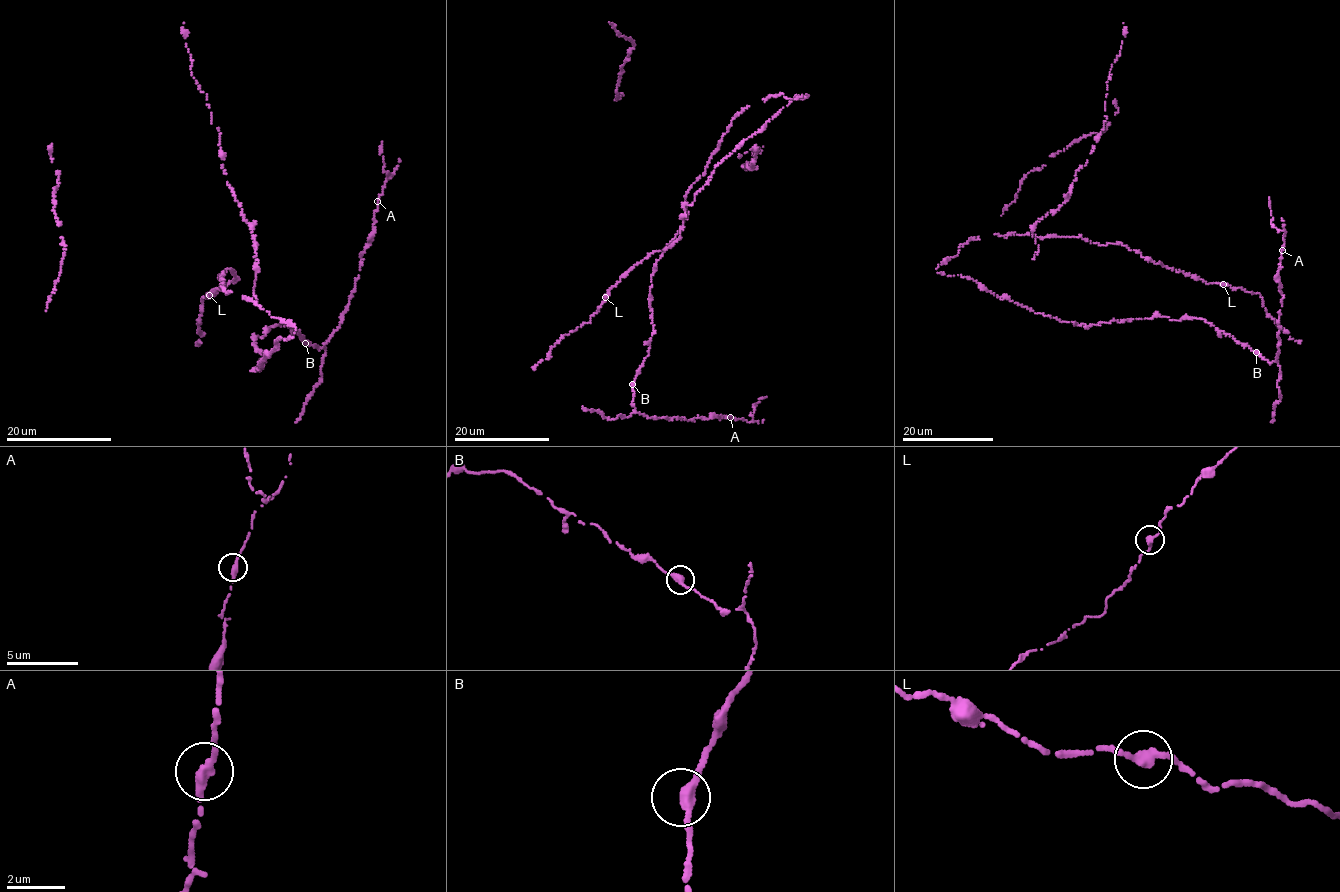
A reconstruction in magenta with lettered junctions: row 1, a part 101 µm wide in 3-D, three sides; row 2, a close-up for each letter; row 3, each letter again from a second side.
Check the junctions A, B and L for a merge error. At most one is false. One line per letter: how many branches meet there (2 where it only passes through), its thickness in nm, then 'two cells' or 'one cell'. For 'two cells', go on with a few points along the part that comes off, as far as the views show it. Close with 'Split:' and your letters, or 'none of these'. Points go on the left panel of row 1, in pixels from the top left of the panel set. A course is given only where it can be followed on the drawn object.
A: 2 | 320 nm | one cell
B: 2 | 320 nm | one cell
L: 2 | 320 nm | one cell
Split: none of these

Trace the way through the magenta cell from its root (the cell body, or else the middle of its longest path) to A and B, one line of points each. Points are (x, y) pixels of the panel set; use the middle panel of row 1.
A: (774, 116), (684, 206), (680, 238), (651, 277), (654, 332), (633, 385), (634, 410), (650, 418), (730, 417)
B: (774, 116), (715, 167), (693, 203), (684, 206), (680, 238), (662, 253), (651, 277), (654, 332), (632, 384)

